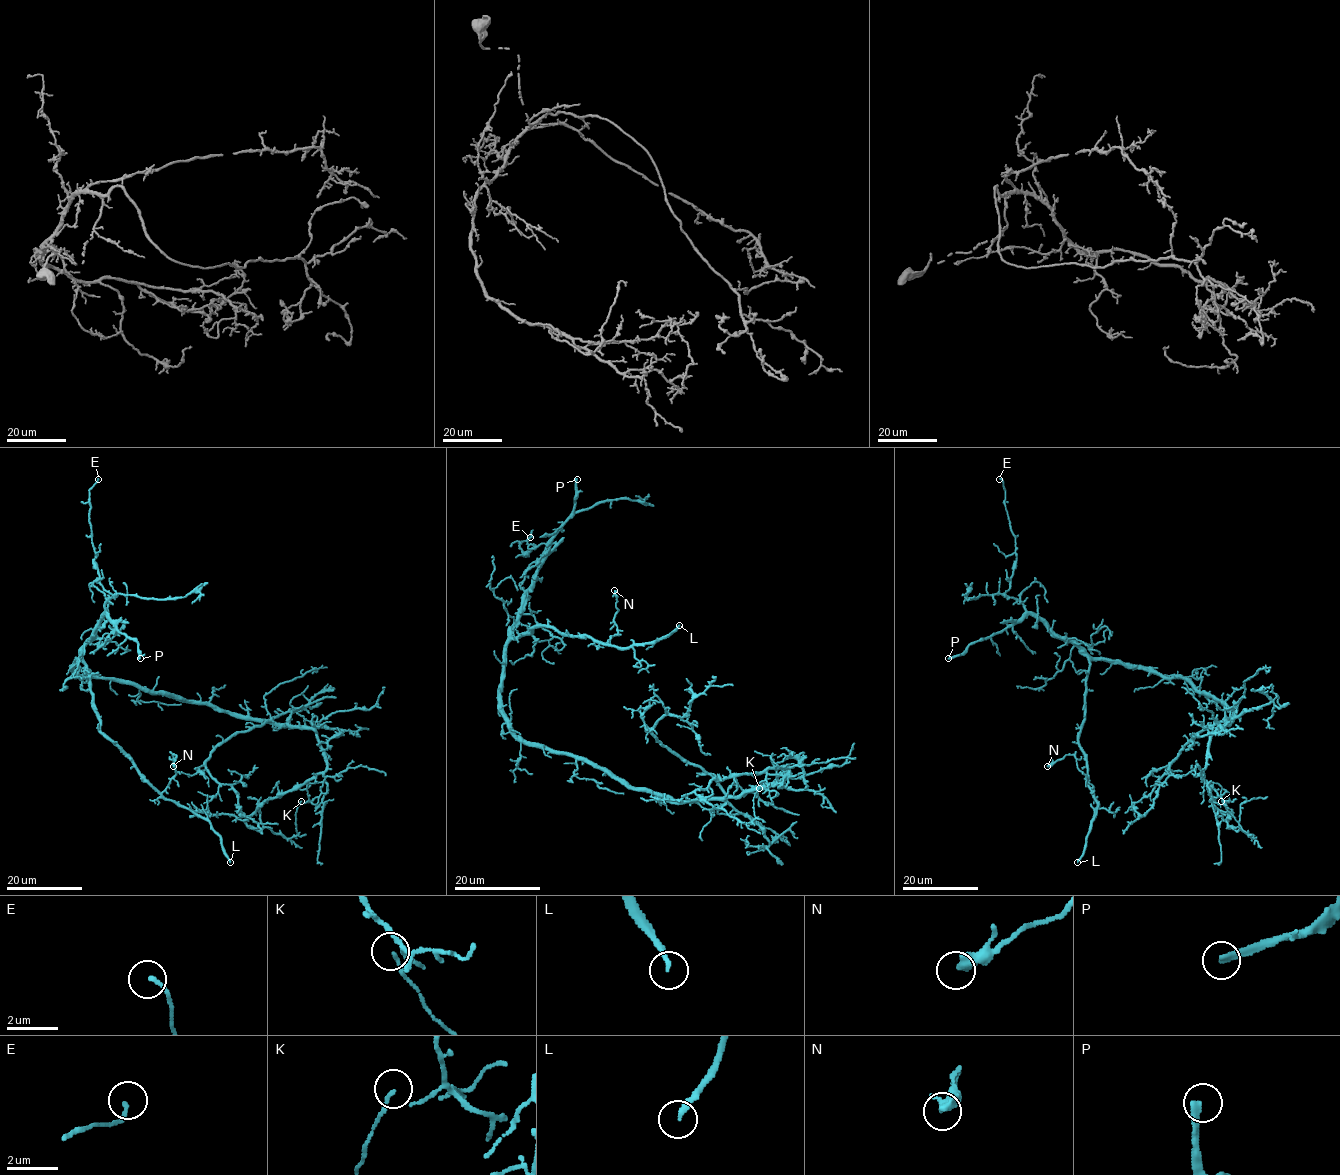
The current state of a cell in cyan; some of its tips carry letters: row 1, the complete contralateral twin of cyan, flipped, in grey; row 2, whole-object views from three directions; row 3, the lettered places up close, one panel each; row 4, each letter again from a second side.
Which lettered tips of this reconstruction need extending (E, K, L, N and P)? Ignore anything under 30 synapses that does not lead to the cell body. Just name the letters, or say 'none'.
L, P

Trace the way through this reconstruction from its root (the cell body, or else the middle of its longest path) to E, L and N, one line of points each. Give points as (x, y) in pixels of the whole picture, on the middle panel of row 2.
E: (592, 765), (521, 742), (503, 710), (508, 629), (546, 546), (523, 555), (519, 543), (530, 537)
L: (592, 765), (516, 736), (501, 700), (505, 646), (549, 626), (628, 647), (652, 644), (679, 625)
N: (592, 765), (516, 736), (501, 700), (503, 658), (511, 640), (543, 626), (607, 643), (618, 633), (614, 590)

